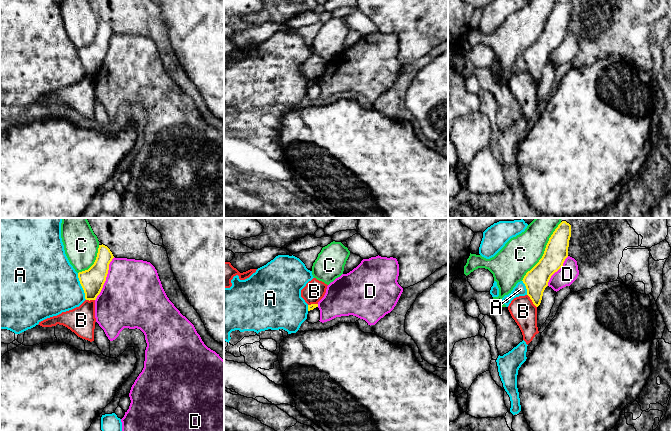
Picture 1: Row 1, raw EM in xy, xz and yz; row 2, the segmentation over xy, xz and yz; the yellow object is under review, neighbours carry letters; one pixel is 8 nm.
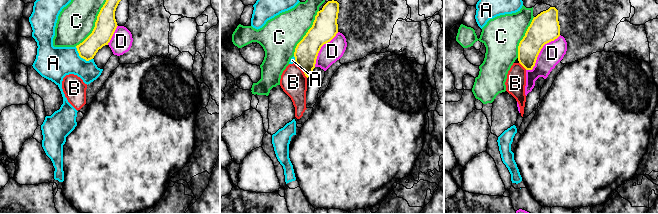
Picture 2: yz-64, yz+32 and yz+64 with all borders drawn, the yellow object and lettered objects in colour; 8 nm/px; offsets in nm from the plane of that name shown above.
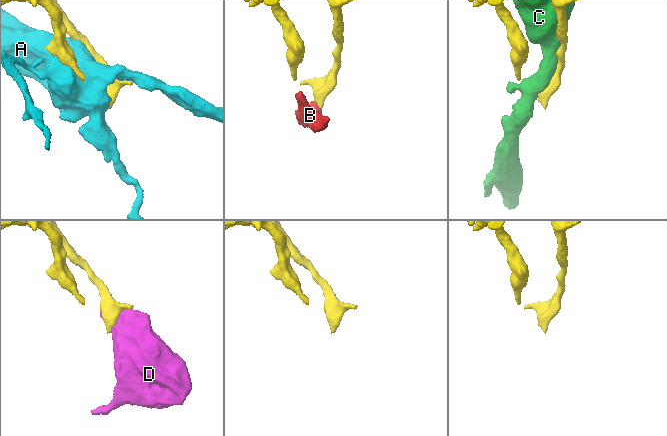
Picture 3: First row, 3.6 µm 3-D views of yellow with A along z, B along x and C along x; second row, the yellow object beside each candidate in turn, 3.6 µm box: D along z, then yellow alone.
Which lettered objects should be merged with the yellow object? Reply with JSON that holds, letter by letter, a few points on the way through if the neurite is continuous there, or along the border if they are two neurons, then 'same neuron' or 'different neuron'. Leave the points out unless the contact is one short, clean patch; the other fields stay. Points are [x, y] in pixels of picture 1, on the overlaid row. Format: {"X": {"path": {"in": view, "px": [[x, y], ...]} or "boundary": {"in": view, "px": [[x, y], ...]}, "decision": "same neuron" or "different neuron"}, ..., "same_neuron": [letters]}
{"A": {"decision": "different neuron"}, "B": {"boundary": {"in": "yz", "px": [[527, 294], [536, 307]]}, "decision": "different neuron"}, "C": {"decision": "different neuron"}, "D": {"decision": "different neuron"}, "same_neuron": []}

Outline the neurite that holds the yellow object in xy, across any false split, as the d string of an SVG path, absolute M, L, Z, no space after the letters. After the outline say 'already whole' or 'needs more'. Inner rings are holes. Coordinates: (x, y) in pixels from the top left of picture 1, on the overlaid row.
M99 245L94 264L88 270L78 273L86 300L96 300L100 294L106 281L109 264L113 258L114 256L107 246Z; already whole

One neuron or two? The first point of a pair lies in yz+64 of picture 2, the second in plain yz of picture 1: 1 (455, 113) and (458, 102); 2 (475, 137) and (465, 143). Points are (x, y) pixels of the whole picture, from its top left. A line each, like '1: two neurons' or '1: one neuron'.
1: one neuron
2: one neuron

